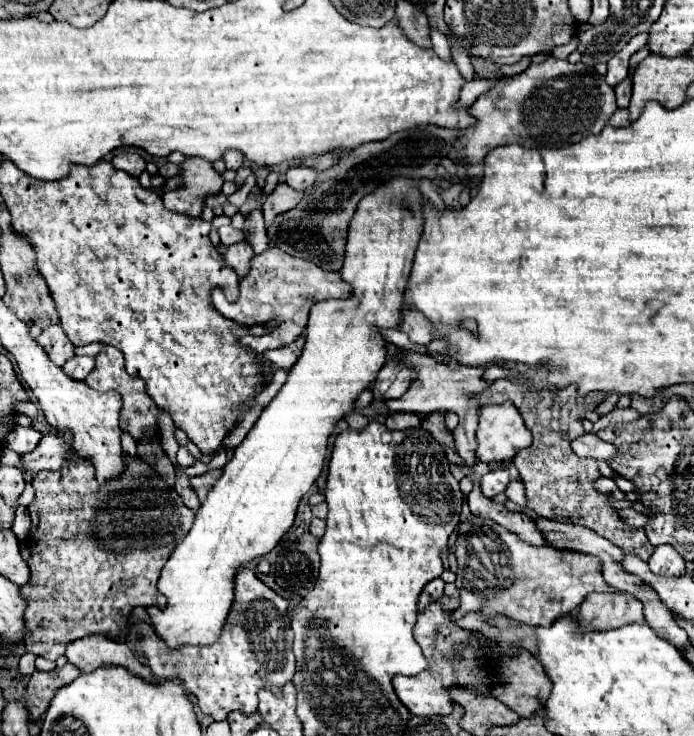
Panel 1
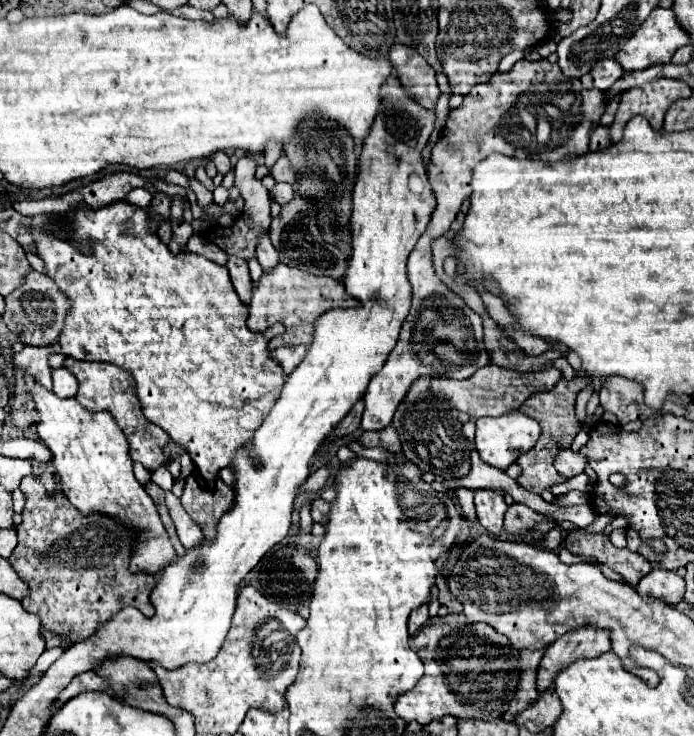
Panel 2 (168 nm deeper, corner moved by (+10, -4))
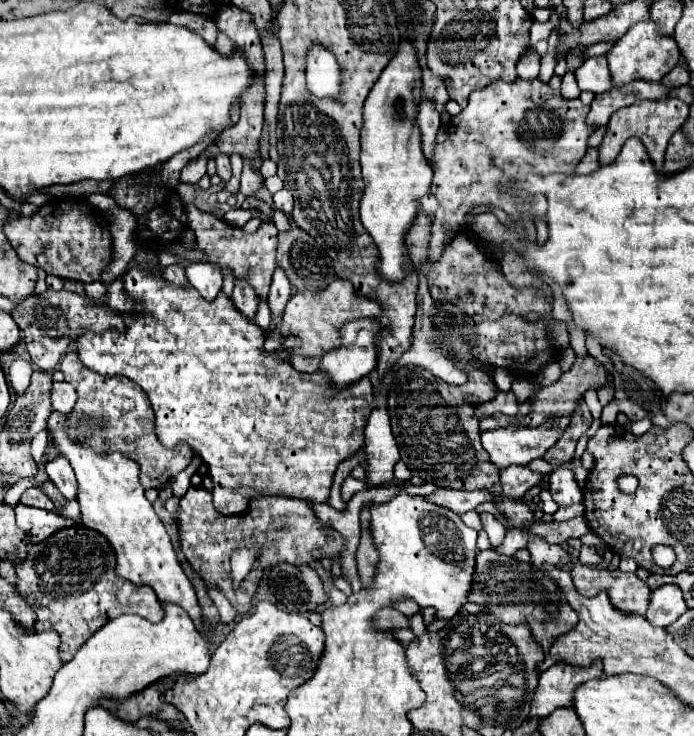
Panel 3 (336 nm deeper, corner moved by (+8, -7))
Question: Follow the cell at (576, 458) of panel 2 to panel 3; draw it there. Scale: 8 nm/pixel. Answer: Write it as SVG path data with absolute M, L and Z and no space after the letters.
M560 465L554 473L550 473L548 483L548 491L558 505L568 507L582 501L582 491L574 479L574 473L566 465Z

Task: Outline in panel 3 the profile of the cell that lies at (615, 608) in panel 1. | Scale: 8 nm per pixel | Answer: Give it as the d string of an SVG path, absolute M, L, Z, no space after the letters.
M596 661L590 667L572 667L566 663L554 665L540 675L536 695L532 699L530 717L544 719L558 707L572 707L572 693L576 685L598 679L602 675L602 663Z

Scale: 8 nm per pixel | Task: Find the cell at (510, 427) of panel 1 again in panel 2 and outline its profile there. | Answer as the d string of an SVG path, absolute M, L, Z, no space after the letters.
M518 410L502 414L498 418L478 418L476 420L476 450L480 458L500 470L506 470L522 452L528 452L540 436L540 426L536 420L520 414Z

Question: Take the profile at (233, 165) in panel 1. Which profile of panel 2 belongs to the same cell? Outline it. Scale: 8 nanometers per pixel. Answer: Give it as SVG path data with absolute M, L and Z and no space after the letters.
M216 152L216 154L212 154L212 162L216 164L216 170L218 170L220 174L226 174L226 172L232 170L232 164L230 164L230 158L228 158L226 152Z

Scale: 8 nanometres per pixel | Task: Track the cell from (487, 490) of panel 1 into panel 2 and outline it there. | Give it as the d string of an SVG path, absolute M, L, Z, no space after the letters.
M488 488L474 490L474 504L476 504L480 524L490 534L496 536L502 530L502 518L504 518L504 512L508 510L508 506L502 498L502 492L500 490L488 490Z

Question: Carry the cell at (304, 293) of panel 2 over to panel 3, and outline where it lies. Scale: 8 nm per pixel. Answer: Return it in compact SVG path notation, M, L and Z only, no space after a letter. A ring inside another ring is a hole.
M334 279L326 289L316 291L316 293L296 293L290 297L286 311L282 315L282 321L278 323L276 331L266 337L266 349L276 351L282 345L284 337L296 335L304 341L304 345L300 349L292 349L296 355L292 355L290 363L296 371L300 373L316 373L320 367L320 359L322 353L326 353L328 349L336 349L336 345L340 345L340 325L346 325L348 321L354 321L358 317L372 317L378 319L382 313L382 307L378 301L374 299L366 299L366 297L358 297L352 283L344 281L344 279ZM298 355L306 355L306 357L298 357Z

